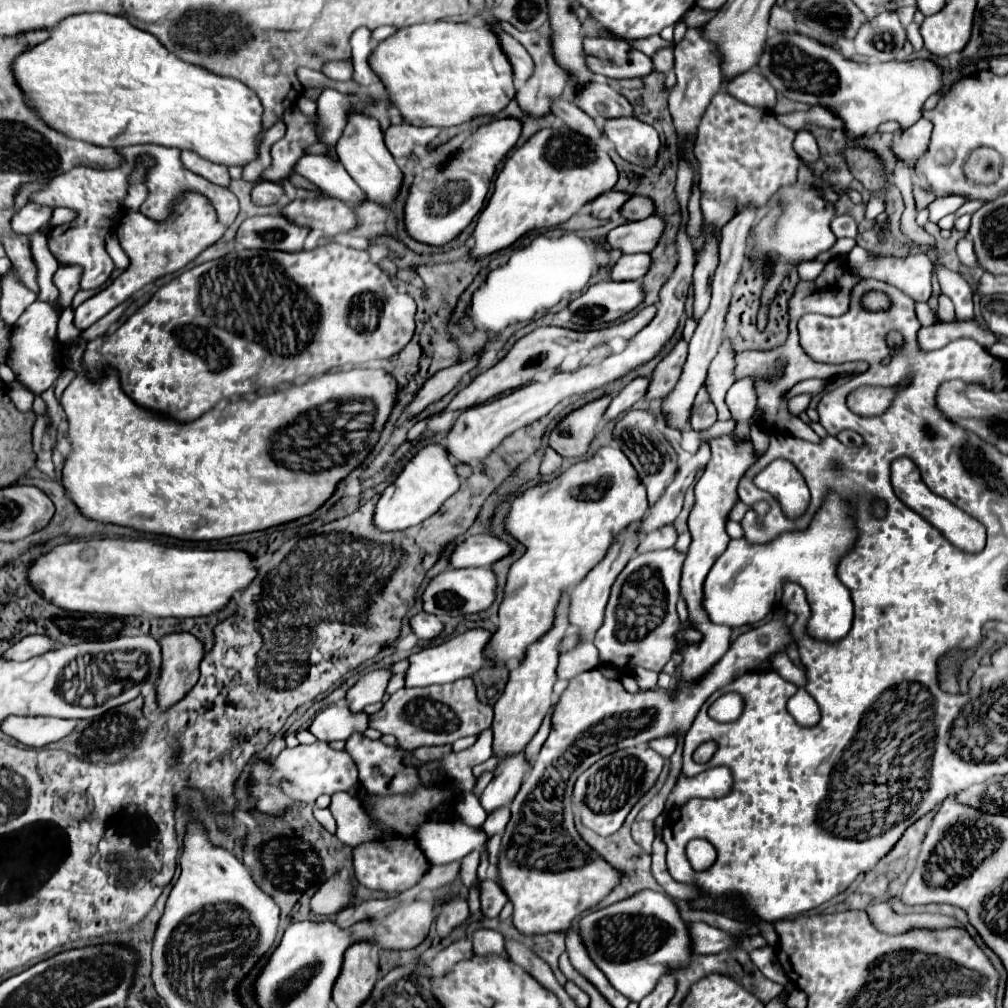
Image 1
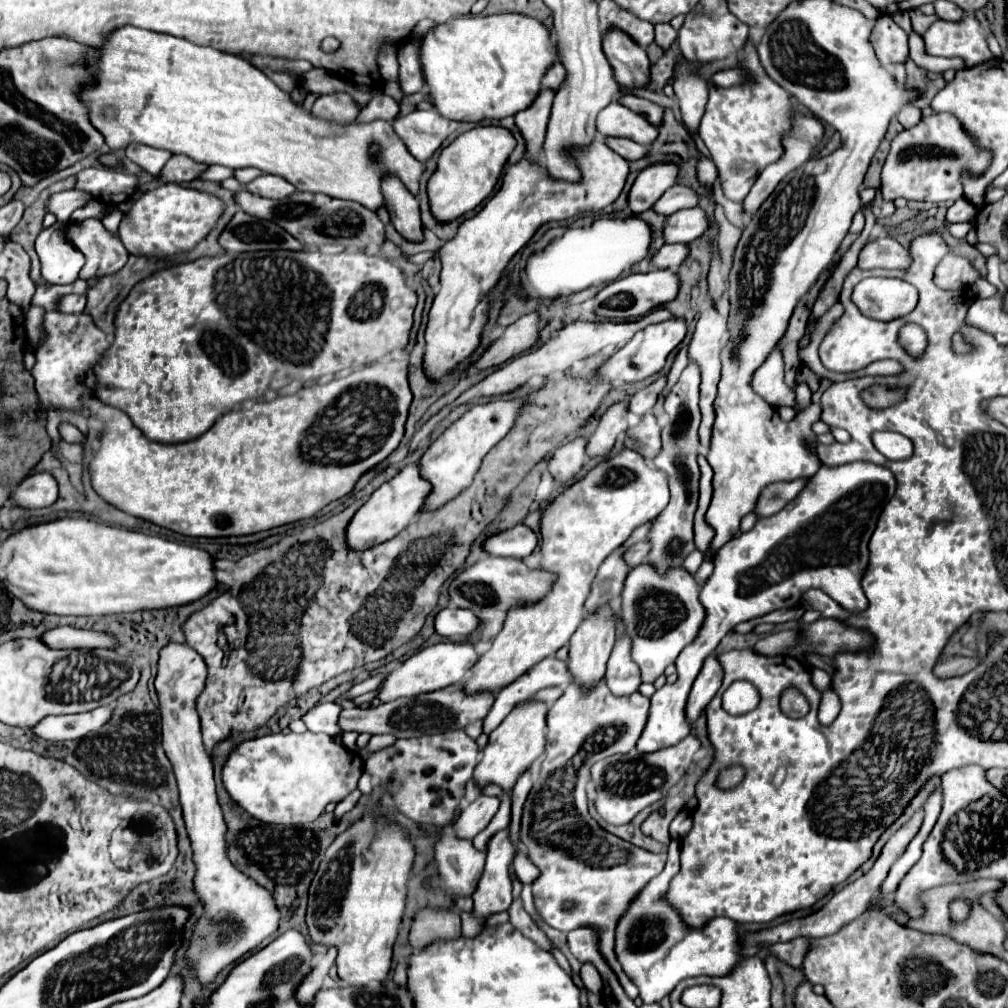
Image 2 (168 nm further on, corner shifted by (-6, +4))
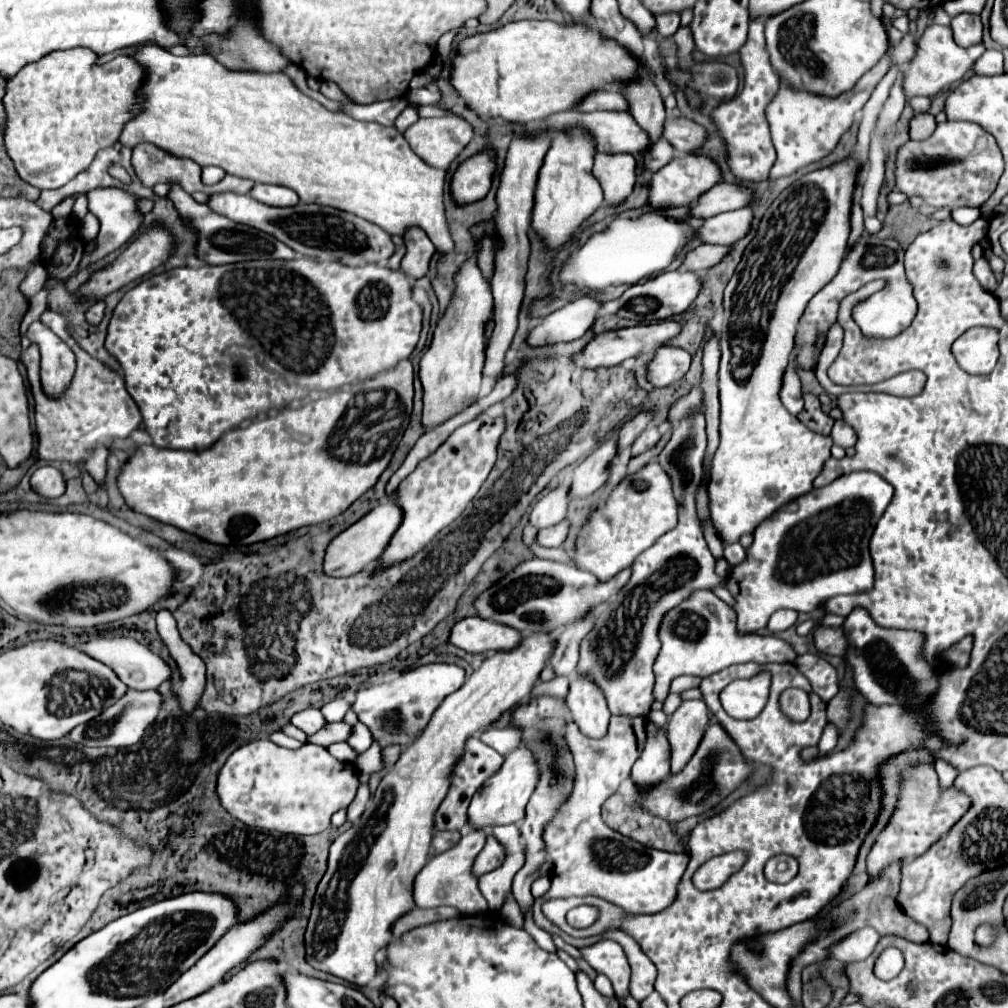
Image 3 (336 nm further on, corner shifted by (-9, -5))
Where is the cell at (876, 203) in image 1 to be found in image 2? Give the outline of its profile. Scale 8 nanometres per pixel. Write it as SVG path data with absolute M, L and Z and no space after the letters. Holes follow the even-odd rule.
M931 114L893 138L881 172L879 190L883 200L895 200L899 196L905 200L925 200L933 204L957 200L963 196L963 186L959 180L961 172L981 174L989 166L989 160L991 154L973 144L953 114Z

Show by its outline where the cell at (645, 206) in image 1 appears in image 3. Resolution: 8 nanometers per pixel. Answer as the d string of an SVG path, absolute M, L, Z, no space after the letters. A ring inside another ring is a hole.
M718 183L692 205L690 215L706 219L724 211L742 209L750 205L752 201L754 201L754 191L744 189L740 185L732 185L732 183Z

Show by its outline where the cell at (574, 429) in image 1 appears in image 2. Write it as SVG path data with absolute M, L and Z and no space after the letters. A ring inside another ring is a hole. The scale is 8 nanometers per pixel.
M577 436L571 442L559 446L555 454L549 460L549 472L557 480L557 486L563 486L573 480L573 476L581 470L583 462L587 460L585 446L587 446L587 436Z

